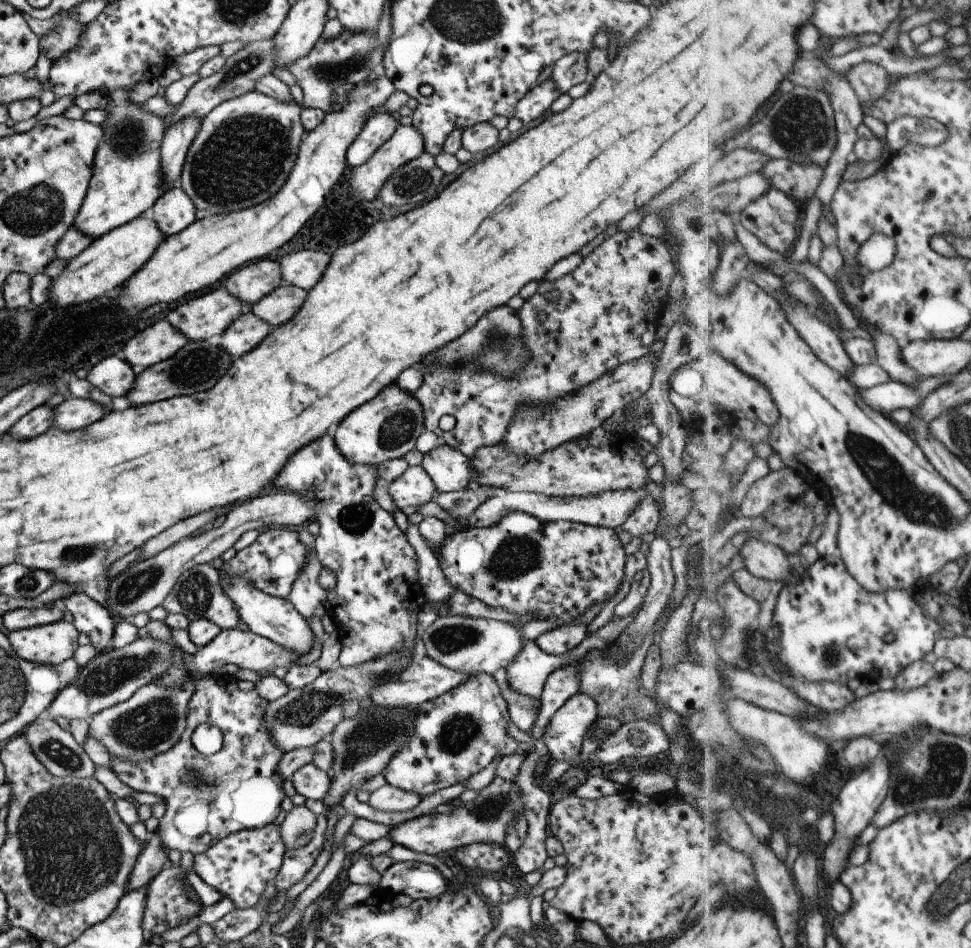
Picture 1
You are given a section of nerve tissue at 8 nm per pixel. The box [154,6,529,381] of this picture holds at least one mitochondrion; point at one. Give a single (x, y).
(244, 158)

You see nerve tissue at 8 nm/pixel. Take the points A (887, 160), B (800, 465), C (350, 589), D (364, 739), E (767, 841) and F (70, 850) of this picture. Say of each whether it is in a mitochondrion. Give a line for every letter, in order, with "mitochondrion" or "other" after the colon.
A: other
B: other
C: other
D: mitochondrion
E: other
F: mitochondrion

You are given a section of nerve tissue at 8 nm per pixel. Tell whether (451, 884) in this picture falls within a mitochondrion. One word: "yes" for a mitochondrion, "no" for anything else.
no

